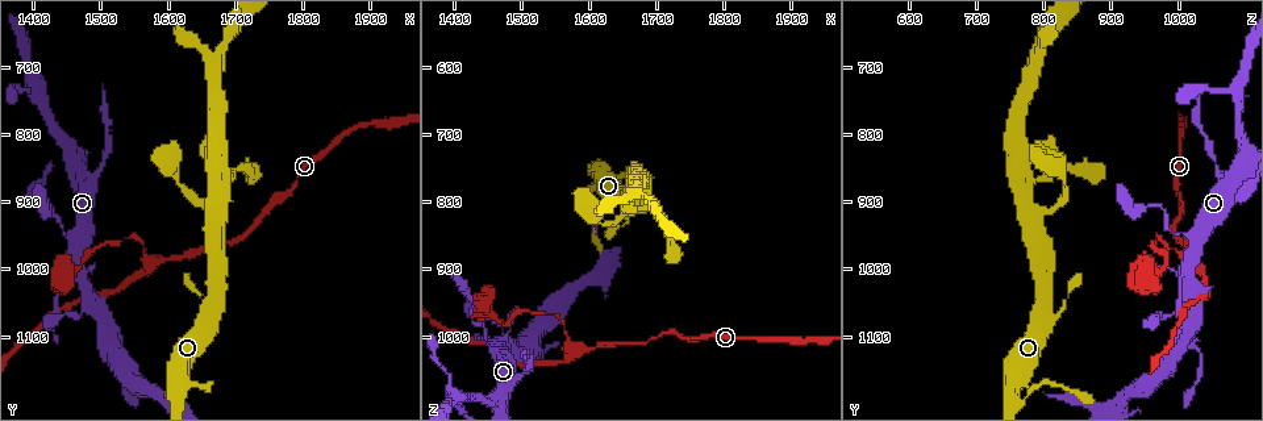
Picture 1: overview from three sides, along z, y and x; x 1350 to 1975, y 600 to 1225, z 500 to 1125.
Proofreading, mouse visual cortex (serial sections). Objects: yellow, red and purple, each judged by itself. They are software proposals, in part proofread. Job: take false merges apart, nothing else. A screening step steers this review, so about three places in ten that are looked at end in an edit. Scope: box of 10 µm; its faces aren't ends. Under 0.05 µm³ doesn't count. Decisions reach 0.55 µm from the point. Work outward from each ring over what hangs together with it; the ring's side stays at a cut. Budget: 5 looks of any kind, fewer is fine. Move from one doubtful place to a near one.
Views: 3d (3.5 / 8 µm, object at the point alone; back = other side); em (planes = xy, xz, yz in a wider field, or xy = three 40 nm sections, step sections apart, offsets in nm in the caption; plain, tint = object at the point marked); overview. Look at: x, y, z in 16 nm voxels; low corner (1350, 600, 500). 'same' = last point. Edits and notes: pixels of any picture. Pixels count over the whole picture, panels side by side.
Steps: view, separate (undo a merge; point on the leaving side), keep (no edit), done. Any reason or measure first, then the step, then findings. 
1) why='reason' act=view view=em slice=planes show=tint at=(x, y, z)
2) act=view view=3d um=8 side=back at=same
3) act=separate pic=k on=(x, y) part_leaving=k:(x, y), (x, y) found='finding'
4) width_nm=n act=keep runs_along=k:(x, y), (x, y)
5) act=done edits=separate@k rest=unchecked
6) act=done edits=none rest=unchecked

why='three-way junction' act=view view=3d um=8 at=(1580, 990, 1025)

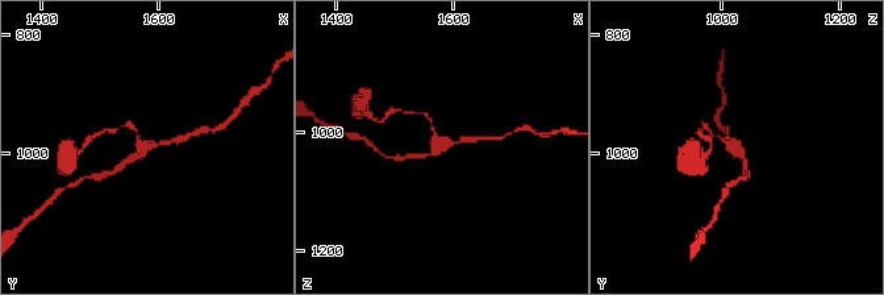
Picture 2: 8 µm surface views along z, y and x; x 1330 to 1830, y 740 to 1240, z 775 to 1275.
act=view view=em slice=xy step=2 show=tint at=same

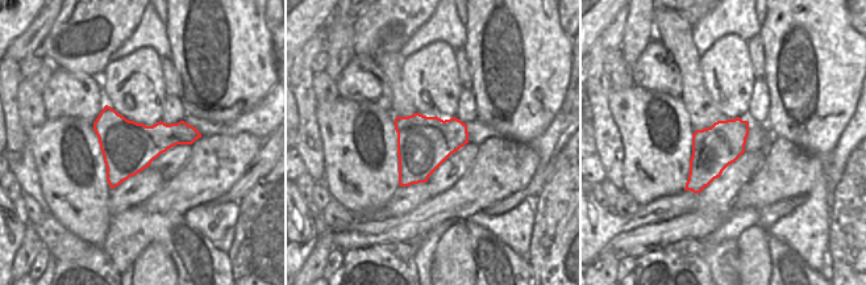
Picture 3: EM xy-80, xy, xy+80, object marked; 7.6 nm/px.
arm_widths_nm=100,150,150 act=keep runs_along=2:(475, 138), (440, 146), (428, 117) found='all the same cell'

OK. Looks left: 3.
why='three-way junction' act=view view=3d um=3.5 at=(1445, 945, 1015)

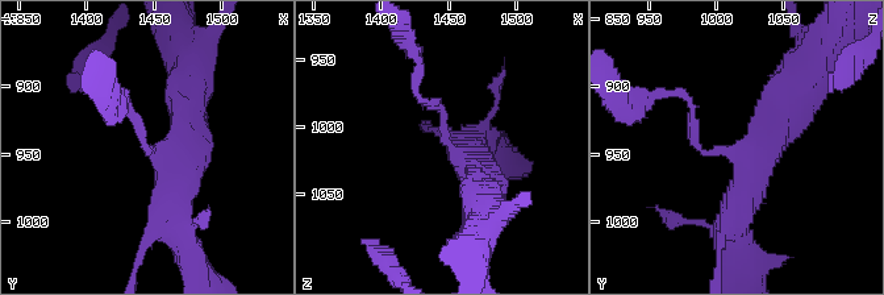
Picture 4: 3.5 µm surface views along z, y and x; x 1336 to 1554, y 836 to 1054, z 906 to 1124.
arms=3 arm_widths_nm=150,400,400 why='shape alone is not enough' act=view view=em slice=xy step=2 show=plain at=(1452, 950, 1012)

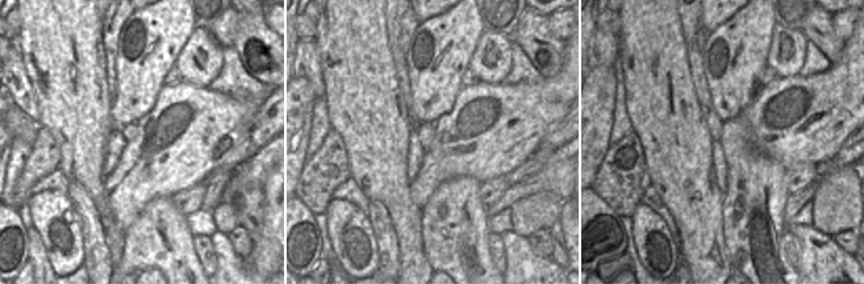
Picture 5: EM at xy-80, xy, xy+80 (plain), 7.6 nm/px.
act=view view=em slice=xy step=2 show=tint at=same

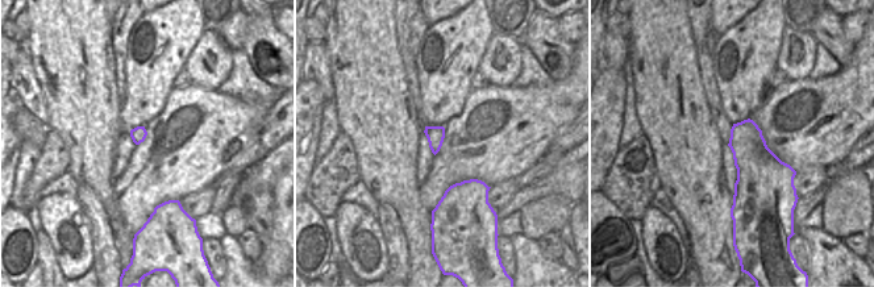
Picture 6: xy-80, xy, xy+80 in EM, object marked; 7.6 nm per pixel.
width_nm=130 act=keep runs_along=4:(482, 192), (445, 138), (441, 108), (421, 102) found='all the same cell'

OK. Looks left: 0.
act=done edits=none rest=unchecked

